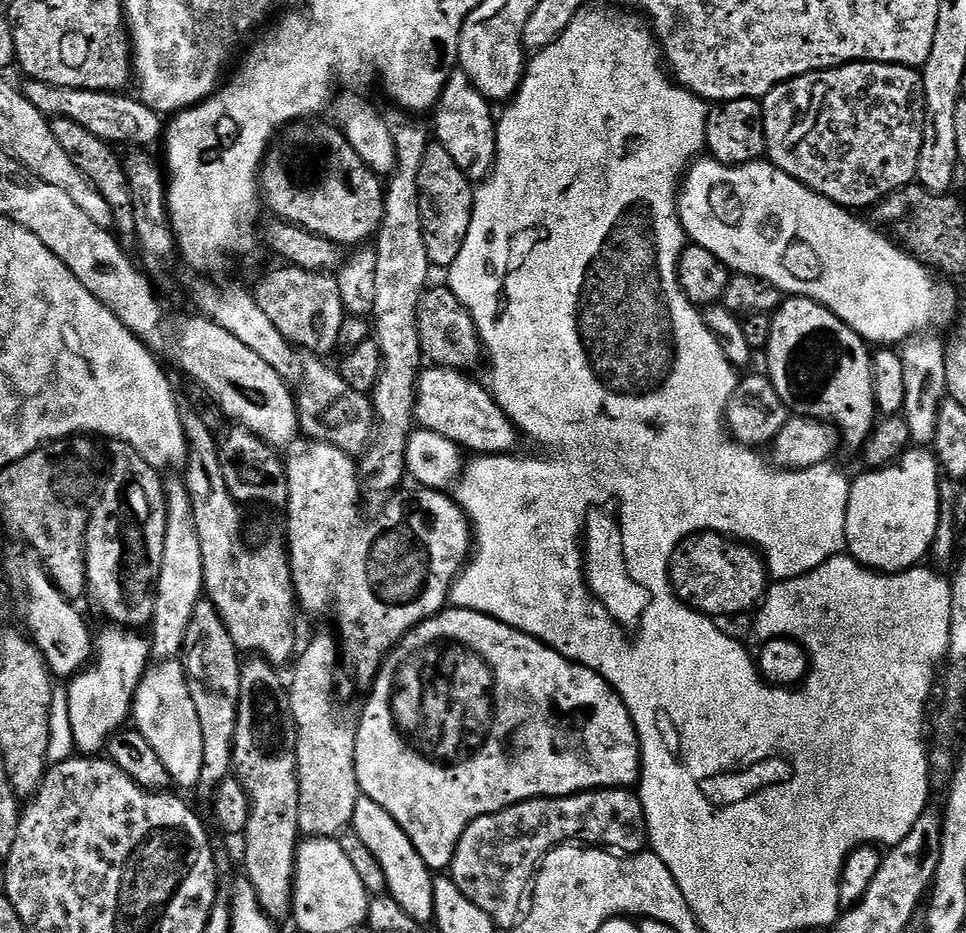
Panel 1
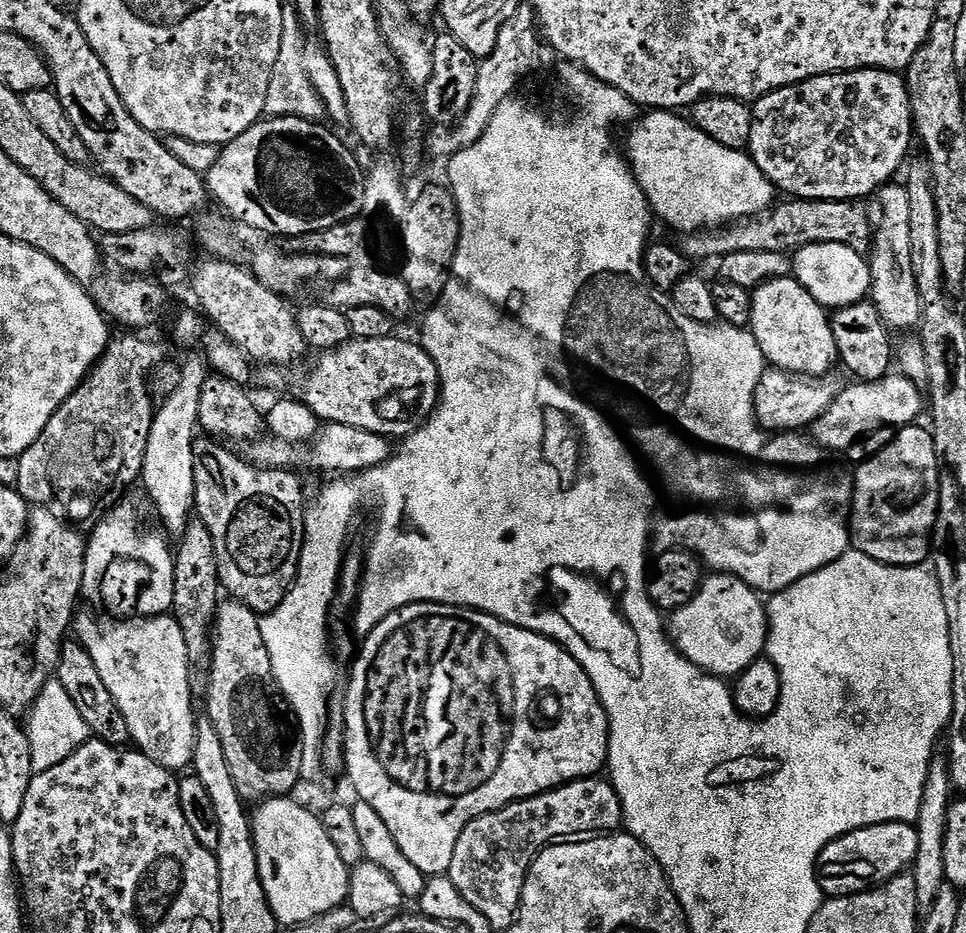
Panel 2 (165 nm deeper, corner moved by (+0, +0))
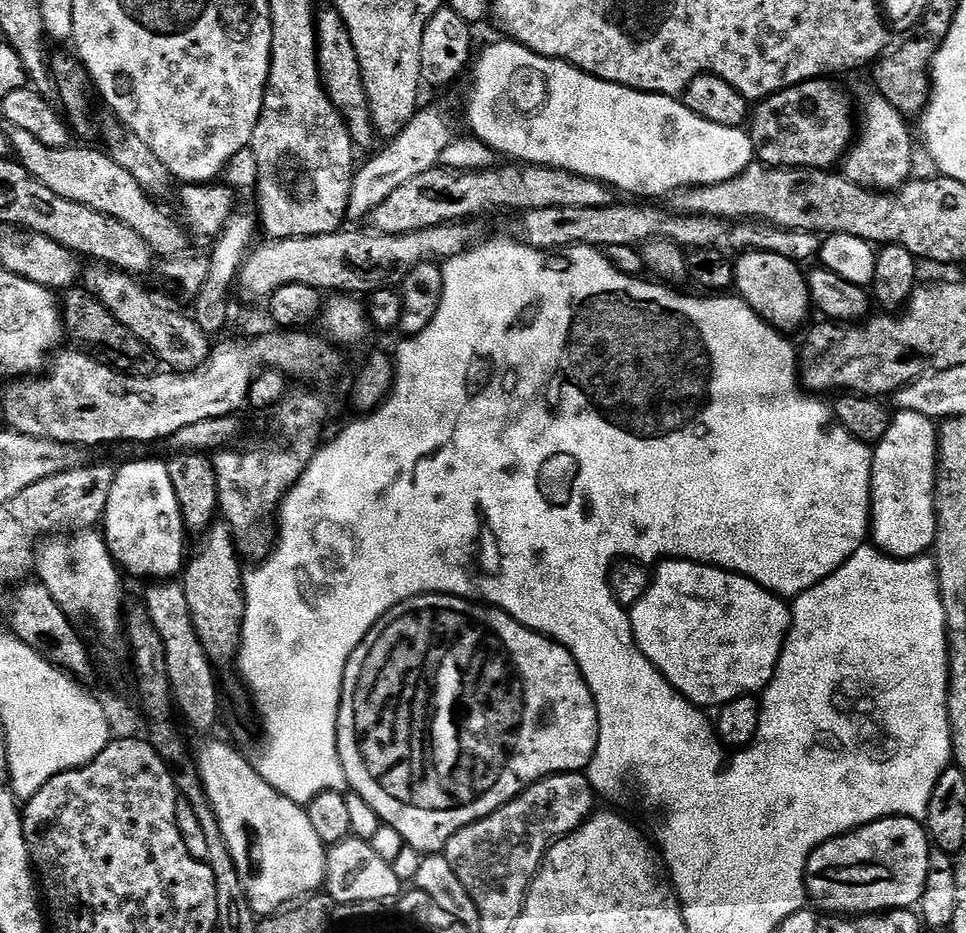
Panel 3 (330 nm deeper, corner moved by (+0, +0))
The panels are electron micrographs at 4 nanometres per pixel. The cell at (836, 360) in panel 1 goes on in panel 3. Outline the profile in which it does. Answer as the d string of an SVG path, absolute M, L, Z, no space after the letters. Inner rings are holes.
M745 252L735 257L734 267L734 288L740 299L773 328L788 334L807 318L812 308L812 296L808 293L808 279L803 271L800 273L801 265L797 261L782 258L782 254Z

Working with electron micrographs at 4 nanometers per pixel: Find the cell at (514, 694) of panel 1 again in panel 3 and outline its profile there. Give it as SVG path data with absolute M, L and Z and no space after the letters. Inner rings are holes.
M433 594L430 596L415 596L398 606L394 606L370 629L366 634L366 638L362 638L362 642L356 647L354 654L350 654L348 664L344 668L344 681L342 682L340 709L338 710L338 726L336 727L336 741L338 742L340 765L348 779L349 789L357 792L362 798L366 798L366 802L370 802L370 806L379 814L381 821L387 827L389 824L404 839L403 843L407 847L418 850L421 854L433 854L443 853L448 847L448 840L458 830L462 830L467 824L473 824L476 820L481 820L483 816L489 816L492 812L496 812L502 805L509 804L515 796L520 796L532 784L537 784L538 781L545 780L547 776L555 776L562 772L583 773L587 769L588 763L592 761L592 755L598 744L599 729L596 703L592 698L592 692L589 690L579 666L576 665L576 659L561 644L557 644L555 640L548 639L547 636L541 636L538 632L530 631L526 626L519 624L513 616L508 616L498 608L485 606L480 602L463 600L460 596L437 596Z

